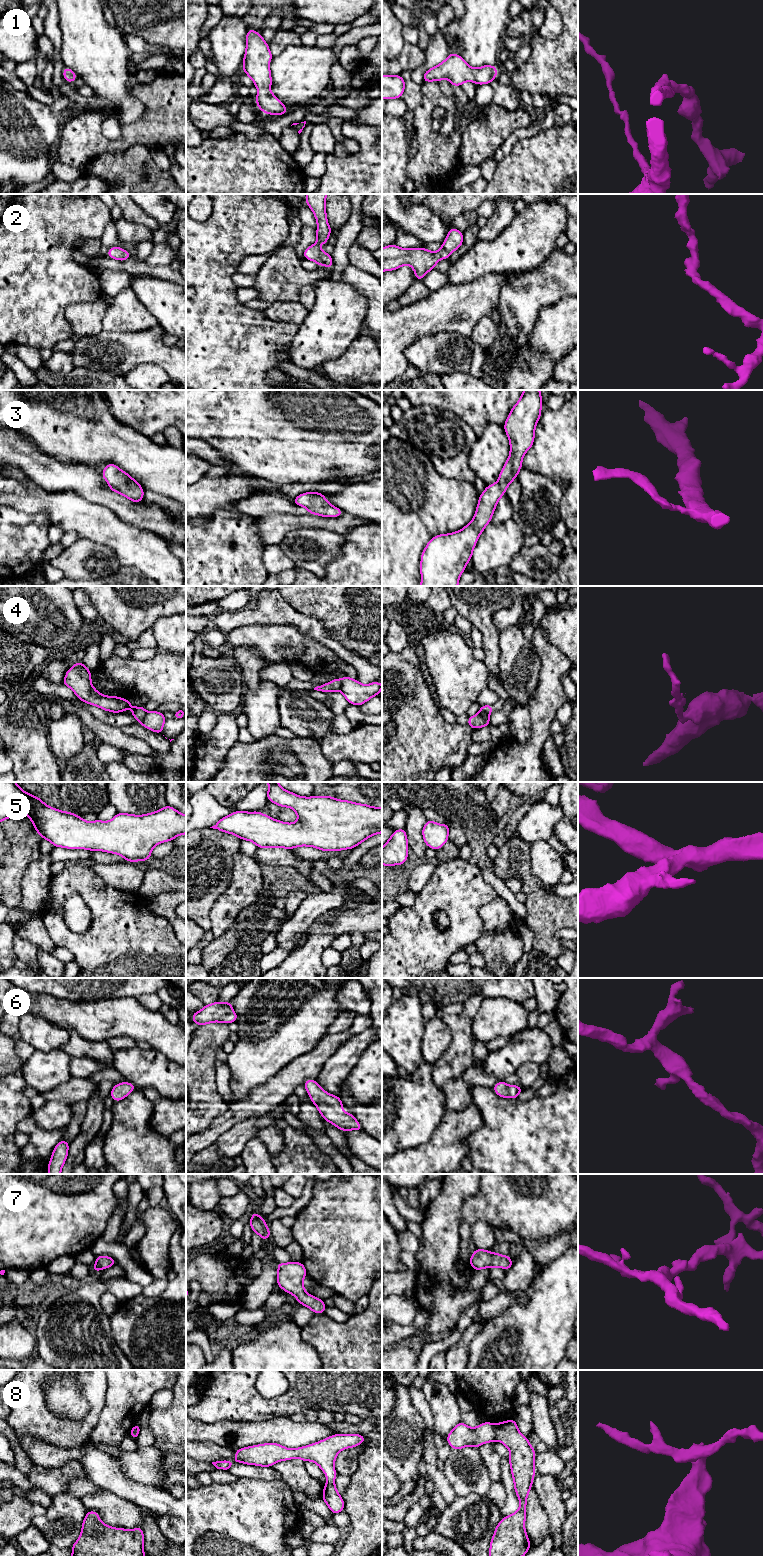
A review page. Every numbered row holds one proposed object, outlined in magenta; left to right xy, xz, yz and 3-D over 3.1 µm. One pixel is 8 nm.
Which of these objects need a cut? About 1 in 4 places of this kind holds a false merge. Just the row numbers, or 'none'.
4

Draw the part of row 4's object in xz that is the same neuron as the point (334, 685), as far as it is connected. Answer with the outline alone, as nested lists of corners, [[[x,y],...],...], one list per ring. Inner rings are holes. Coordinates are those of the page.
[[[333,679],[329,683],[315,687],[314,690],[321,691],[323,693],[328,693],[332,691],[341,691],[342,683],[340,679]]]

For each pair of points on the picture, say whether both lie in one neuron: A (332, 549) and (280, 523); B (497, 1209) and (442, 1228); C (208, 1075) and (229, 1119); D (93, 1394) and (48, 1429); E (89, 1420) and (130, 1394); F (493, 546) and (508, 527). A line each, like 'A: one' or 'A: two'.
A: two
B: two
C: two
D: one
E: two
F: one

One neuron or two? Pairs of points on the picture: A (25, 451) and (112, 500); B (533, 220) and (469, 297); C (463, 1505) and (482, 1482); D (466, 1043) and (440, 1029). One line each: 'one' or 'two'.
A: one
B: two
C: two
D: two

